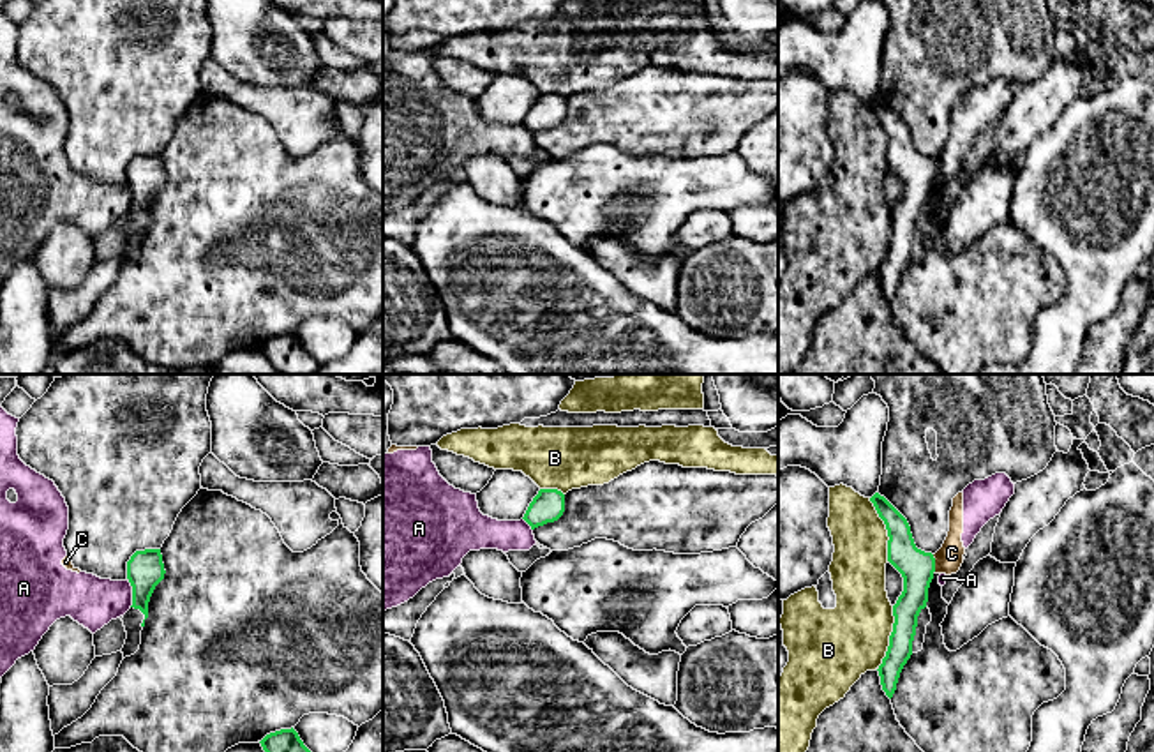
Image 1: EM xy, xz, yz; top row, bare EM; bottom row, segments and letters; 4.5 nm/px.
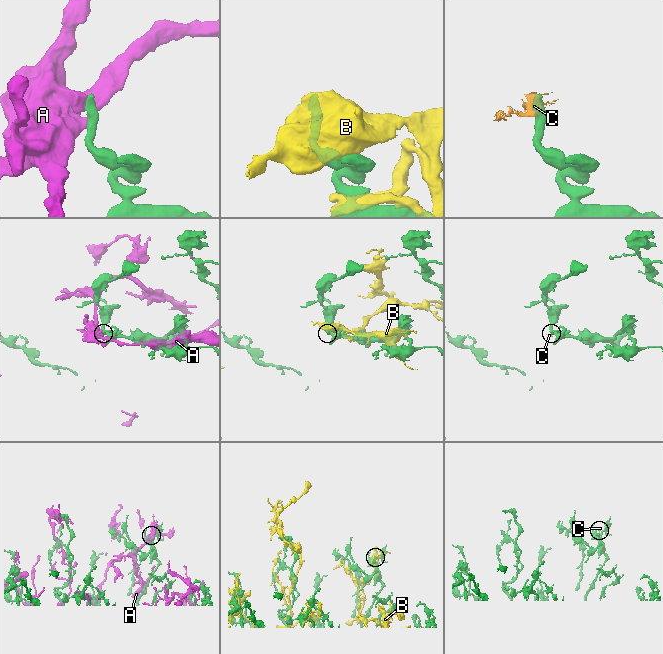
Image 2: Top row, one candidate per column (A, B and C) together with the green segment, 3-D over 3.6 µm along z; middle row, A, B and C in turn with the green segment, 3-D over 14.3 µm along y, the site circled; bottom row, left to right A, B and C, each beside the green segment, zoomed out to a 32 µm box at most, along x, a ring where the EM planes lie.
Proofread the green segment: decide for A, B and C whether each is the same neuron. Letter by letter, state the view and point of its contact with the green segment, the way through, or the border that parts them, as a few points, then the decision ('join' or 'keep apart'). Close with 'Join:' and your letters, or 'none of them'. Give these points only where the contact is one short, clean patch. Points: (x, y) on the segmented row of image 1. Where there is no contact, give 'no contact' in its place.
A: contact xy (133, 592); keep apart
B: contact yz (890, 638); keep apart
C: contact yz (934, 564); border yz (932, 555), (936, 571); keep apart
Join: none of them

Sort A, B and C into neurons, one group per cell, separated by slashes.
A C / B

